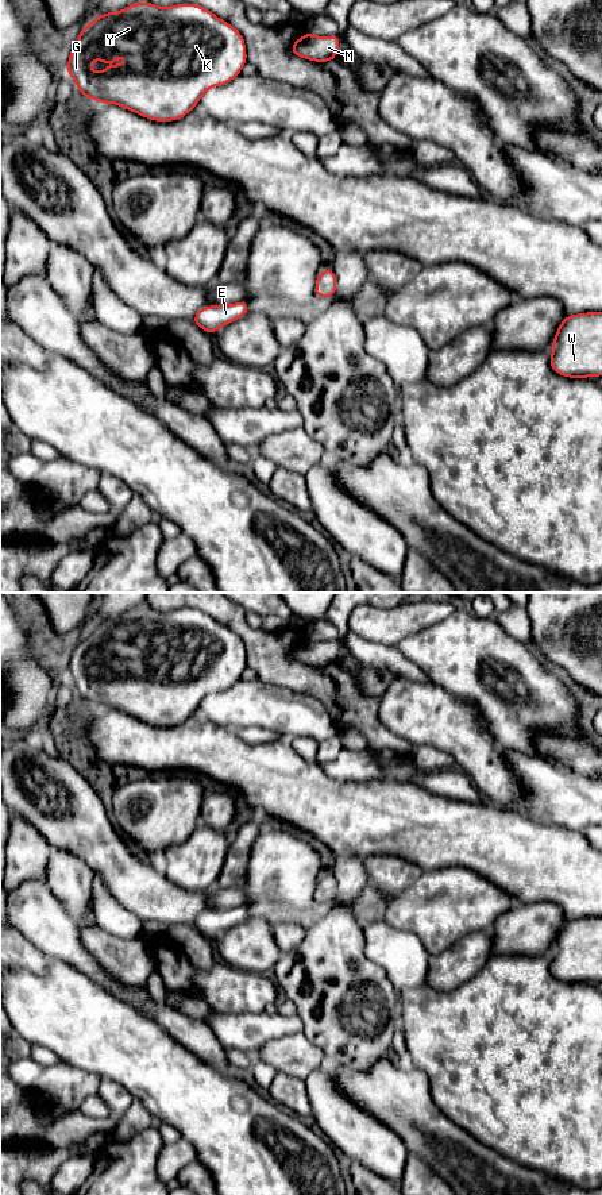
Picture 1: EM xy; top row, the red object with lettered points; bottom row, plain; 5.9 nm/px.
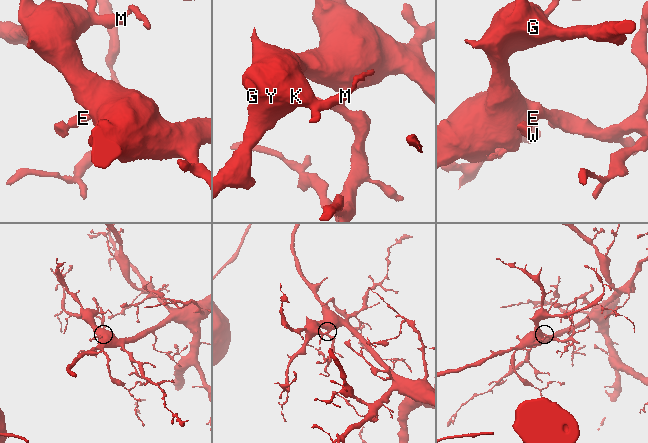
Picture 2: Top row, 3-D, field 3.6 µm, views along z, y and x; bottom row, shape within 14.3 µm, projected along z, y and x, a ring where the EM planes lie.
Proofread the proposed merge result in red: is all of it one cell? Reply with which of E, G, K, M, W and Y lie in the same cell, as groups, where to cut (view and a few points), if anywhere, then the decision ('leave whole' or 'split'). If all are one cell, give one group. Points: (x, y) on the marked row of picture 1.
groups E G K M W Y; cut none; leave whole

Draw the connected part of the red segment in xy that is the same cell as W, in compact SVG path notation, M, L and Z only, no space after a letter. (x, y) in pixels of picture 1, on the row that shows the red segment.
M602 312L567 315L551 344L549 366L566 378L602 375Z

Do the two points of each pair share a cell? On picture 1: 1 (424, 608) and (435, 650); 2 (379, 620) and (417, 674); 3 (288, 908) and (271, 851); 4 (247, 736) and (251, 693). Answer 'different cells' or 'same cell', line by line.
1: different cells
2: different cells
3: same cell
4: different cells

